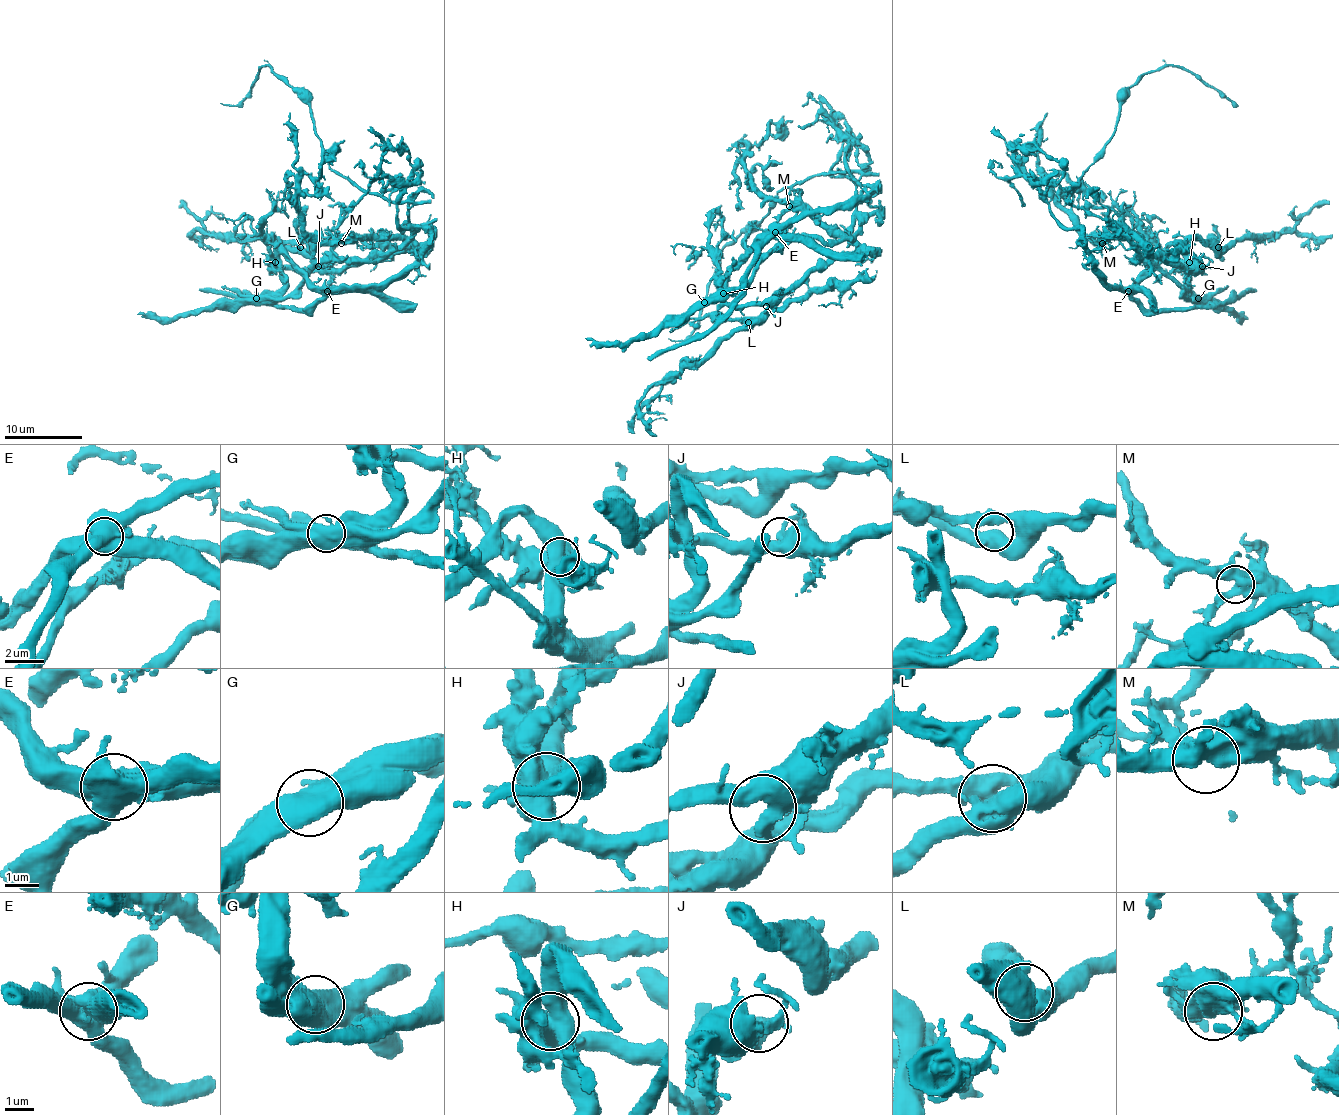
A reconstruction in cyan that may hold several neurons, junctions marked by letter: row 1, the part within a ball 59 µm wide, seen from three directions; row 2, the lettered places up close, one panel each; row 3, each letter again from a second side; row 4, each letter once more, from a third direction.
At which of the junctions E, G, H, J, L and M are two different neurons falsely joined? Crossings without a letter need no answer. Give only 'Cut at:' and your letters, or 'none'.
Cut at: E, G, H

